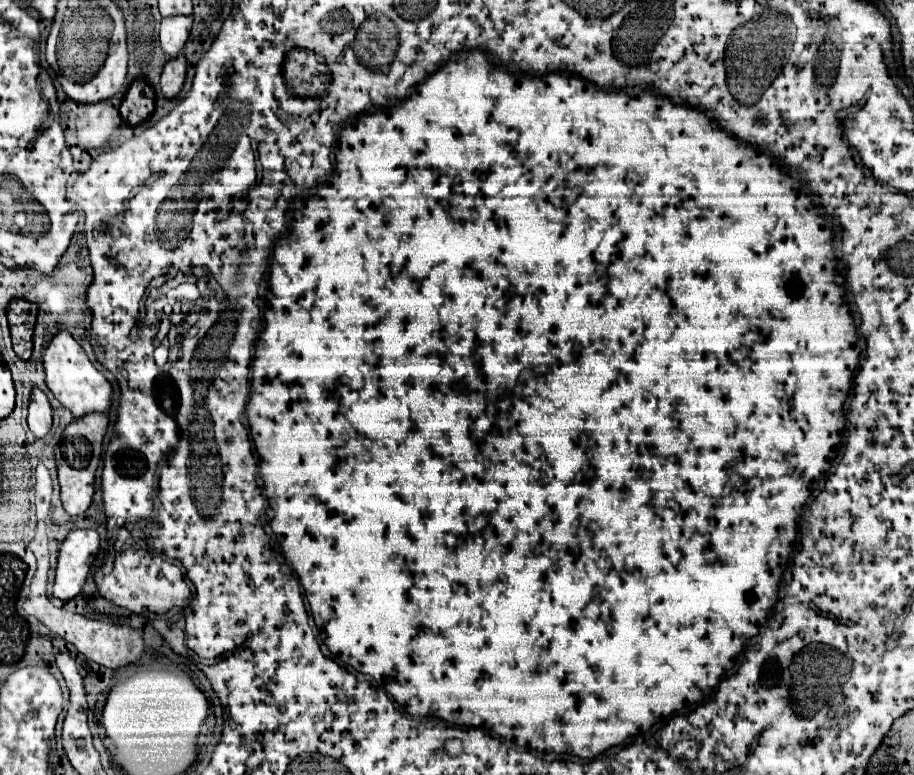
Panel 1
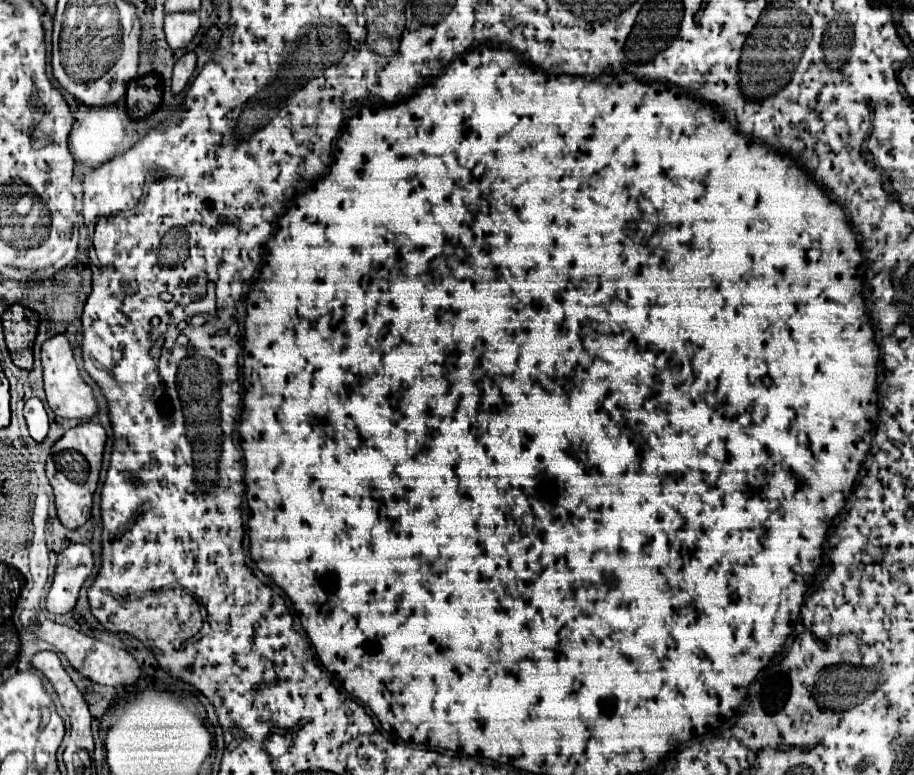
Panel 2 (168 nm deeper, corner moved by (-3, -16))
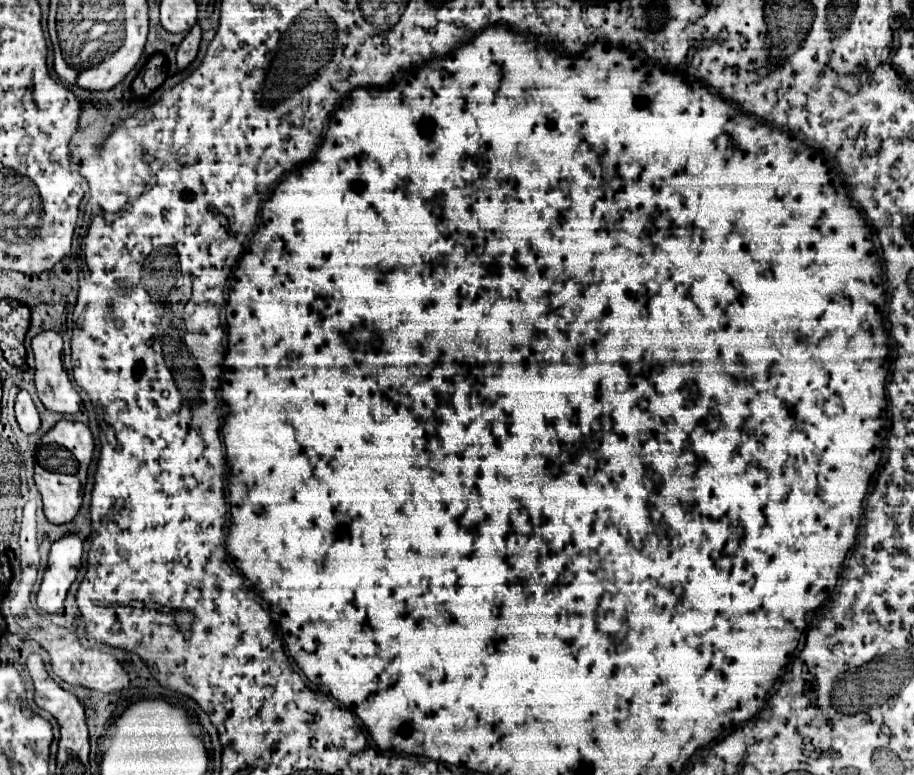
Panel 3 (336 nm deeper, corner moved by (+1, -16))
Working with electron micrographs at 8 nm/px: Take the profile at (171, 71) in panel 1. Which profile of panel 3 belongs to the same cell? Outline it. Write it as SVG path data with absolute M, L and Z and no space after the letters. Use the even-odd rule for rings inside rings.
M200 24L192 26L192 30L186 34L186 38L182 40L180 48L178 48L178 54L176 54L176 62L178 62L178 68L184 70L198 54L198 46L200 46L200 38L202 38L202 28Z

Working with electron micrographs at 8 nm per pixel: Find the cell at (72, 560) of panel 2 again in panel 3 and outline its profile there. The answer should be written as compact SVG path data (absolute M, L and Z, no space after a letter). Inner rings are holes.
M68 534L52 544L48 554L48 566L36 594L36 604L40 610L52 614L62 608L66 592L76 580L80 558L82 558L82 540L76 534Z

